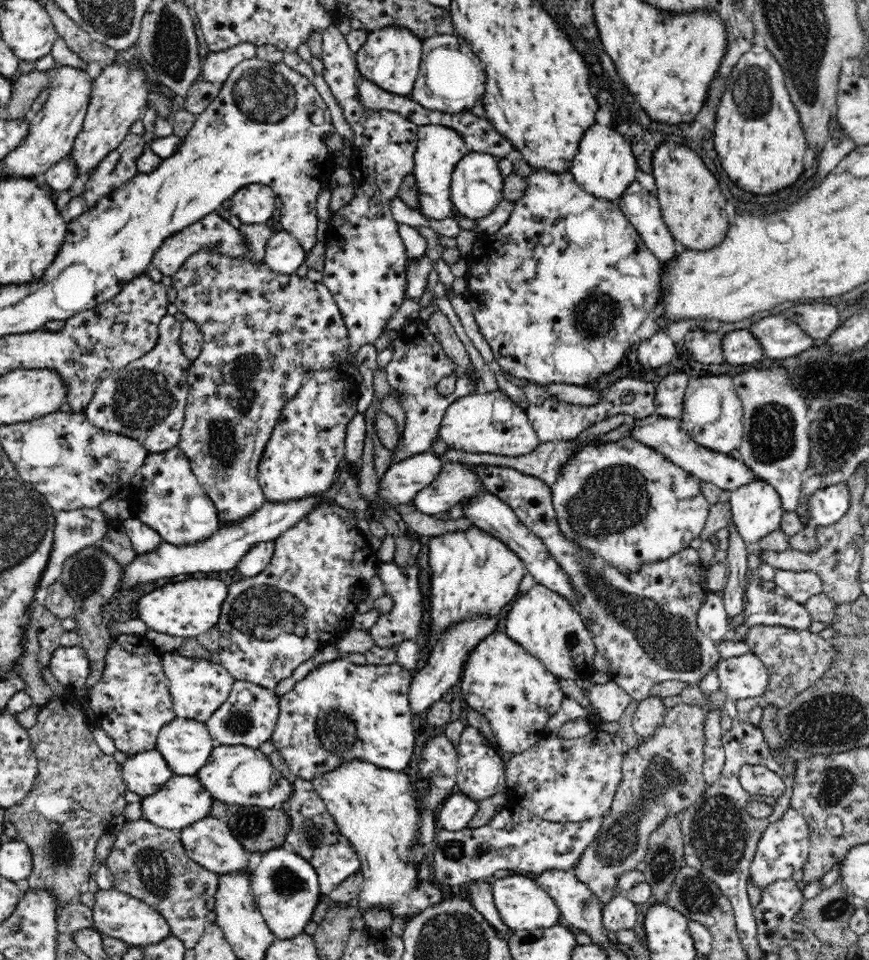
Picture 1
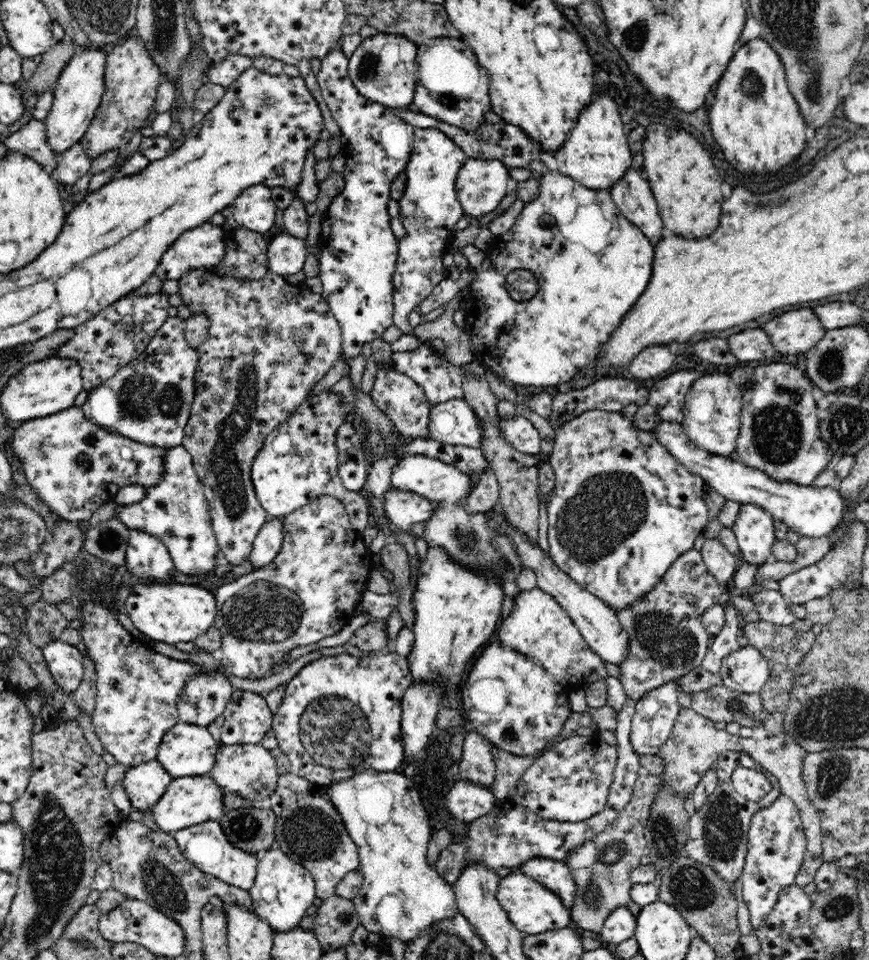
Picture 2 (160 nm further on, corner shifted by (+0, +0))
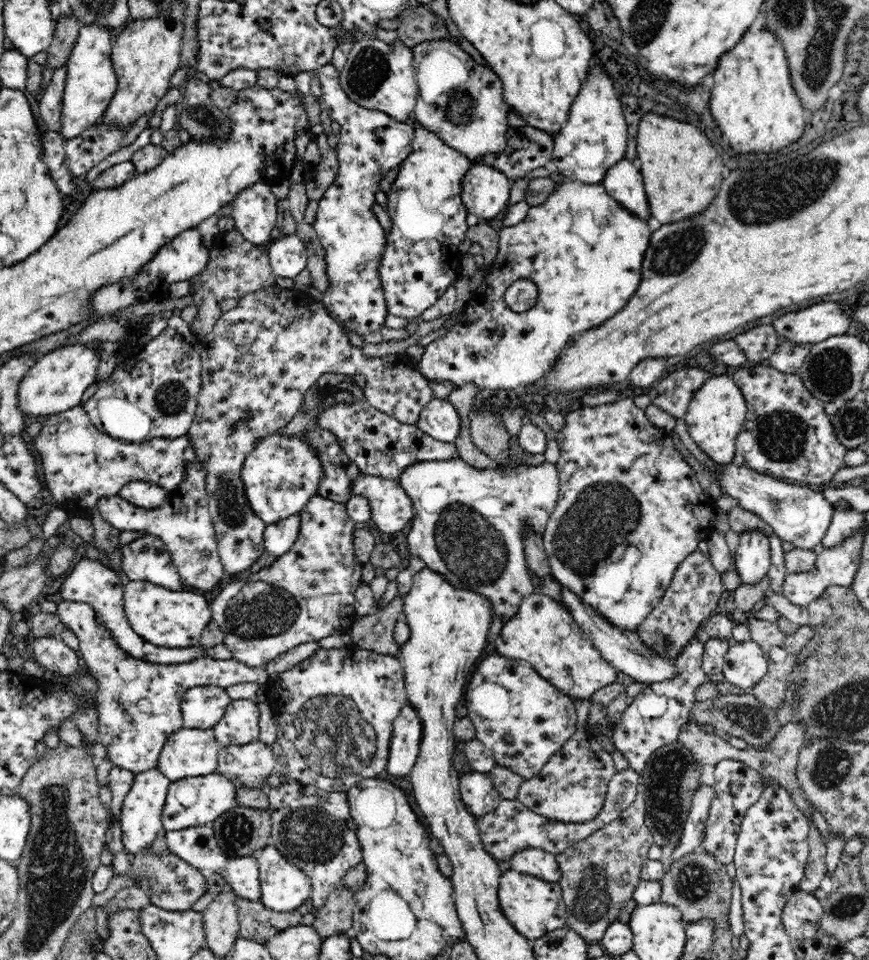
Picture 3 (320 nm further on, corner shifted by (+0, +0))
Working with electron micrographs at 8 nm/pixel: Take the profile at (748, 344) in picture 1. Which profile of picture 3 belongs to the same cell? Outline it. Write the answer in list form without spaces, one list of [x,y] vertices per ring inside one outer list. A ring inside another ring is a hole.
[[[770,324],[758,326],[758,328],[748,329],[740,333],[734,340],[748,357],[748,364],[757,365],[761,361],[768,360],[770,356],[777,352],[779,334]]]

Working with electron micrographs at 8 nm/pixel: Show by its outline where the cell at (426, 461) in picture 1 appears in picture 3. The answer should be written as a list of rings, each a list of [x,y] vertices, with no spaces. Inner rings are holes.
[[[458,457],[450,460],[424,461],[413,464],[398,478],[400,486],[402,486],[406,495],[412,500],[412,507],[414,507],[414,518],[411,520],[411,528],[406,535],[408,552],[410,555],[423,560],[427,569],[436,571],[436,573],[442,575],[450,585],[454,585],[454,588],[466,589],[466,591],[472,591],[488,598],[490,605],[492,605],[492,621],[500,619],[502,624],[506,624],[518,612],[522,599],[536,592],[526,562],[525,538],[530,533],[536,533],[536,535],[540,535],[540,537],[543,536],[546,523],[553,513],[560,496],[559,478],[560,475],[557,467],[554,464],[548,463],[548,461],[544,461],[538,466],[519,464],[518,466],[503,468],[502,466],[493,465],[484,469],[478,469]]]

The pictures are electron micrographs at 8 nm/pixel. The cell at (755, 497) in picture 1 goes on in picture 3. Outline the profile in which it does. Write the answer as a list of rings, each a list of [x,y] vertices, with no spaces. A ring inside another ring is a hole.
[[[760,531],[740,535],[738,548],[734,552],[733,567],[740,577],[740,585],[755,585],[767,576],[770,568],[770,541]]]

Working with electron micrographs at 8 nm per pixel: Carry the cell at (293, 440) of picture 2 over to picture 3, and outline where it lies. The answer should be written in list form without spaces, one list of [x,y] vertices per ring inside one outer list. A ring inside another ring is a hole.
[[[266,435],[252,448],[240,468],[240,479],[244,483],[248,503],[266,526],[301,512],[316,495],[318,480],[322,476],[322,463],[318,461],[318,455],[300,435]]]

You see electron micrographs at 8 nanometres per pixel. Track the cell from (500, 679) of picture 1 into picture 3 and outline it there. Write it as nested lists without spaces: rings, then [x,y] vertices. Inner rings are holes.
[[[494,653],[493,655],[488,655],[487,657],[483,658],[483,660],[480,661],[476,667],[477,670],[472,676],[470,676],[470,684],[468,684],[468,686],[465,688],[465,693],[463,696],[463,703],[468,709],[468,717],[470,717],[474,727],[476,728],[476,739],[479,742],[482,742],[486,748],[494,753],[496,765],[502,766],[503,768],[514,772],[524,781],[530,780],[530,778],[534,778],[534,776],[540,776],[540,772],[544,770],[544,766],[548,764],[548,760],[552,758],[551,756],[554,756],[554,753],[558,752],[558,750],[560,750],[560,748],[562,748],[562,746],[564,746],[564,744],[566,744],[566,742],[568,742],[568,740],[570,740],[570,738],[572,738],[572,736],[574,736],[574,734],[579,730],[579,721],[577,718],[577,711],[576,706],[574,705],[574,700],[568,697],[562,691],[559,691],[558,688],[554,687],[554,685],[550,683],[550,681],[544,680],[542,676],[538,675],[538,673],[534,671],[534,669],[532,669],[528,663],[521,660],[509,659],[498,655],[498,653]],[[492,684],[498,684],[500,688],[504,688],[504,690],[508,692],[508,698],[510,698],[510,710],[508,710],[508,714],[506,714],[506,716],[502,716],[500,720],[492,720],[492,718],[494,718],[494,714],[492,714],[492,708],[494,708],[494,706],[500,706],[500,702],[502,702],[502,696],[498,696],[498,702],[496,702],[496,698],[494,698],[494,702],[488,702],[488,700],[492,700]],[[480,710],[484,710],[486,714],[482,716],[482,714],[480,714]],[[488,716],[492,716],[492,718],[488,718]]]

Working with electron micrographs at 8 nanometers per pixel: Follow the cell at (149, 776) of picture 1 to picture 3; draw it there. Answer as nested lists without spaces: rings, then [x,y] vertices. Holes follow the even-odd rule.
[[[157,769],[148,770],[136,774],[136,780],[132,783],[130,792],[123,802],[121,816],[118,820],[122,830],[121,842],[123,852],[132,856],[142,852],[146,853],[152,846],[158,834],[164,832],[162,811],[165,807],[171,781],[163,776]]]

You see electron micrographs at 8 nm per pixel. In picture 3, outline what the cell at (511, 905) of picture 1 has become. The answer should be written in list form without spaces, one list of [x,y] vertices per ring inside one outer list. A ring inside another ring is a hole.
[[[511,868],[502,872],[498,888],[502,914],[522,936],[530,942],[567,926],[567,908],[563,900],[562,887],[558,882],[548,882],[537,876],[516,872]]]

